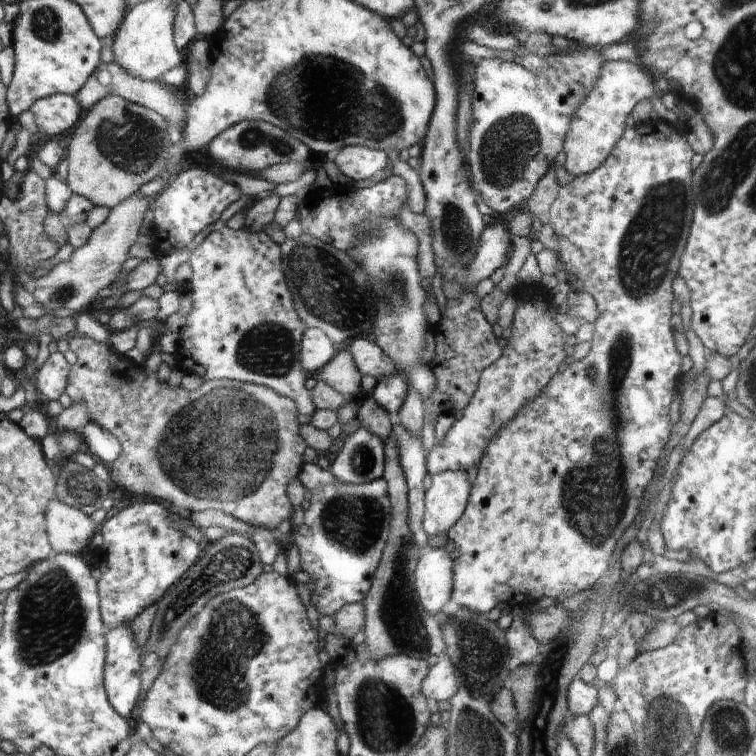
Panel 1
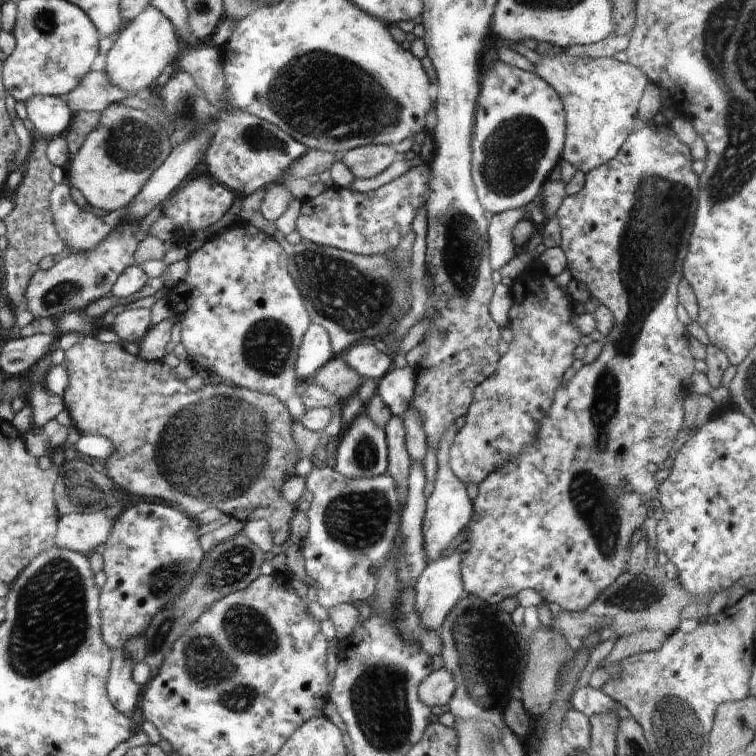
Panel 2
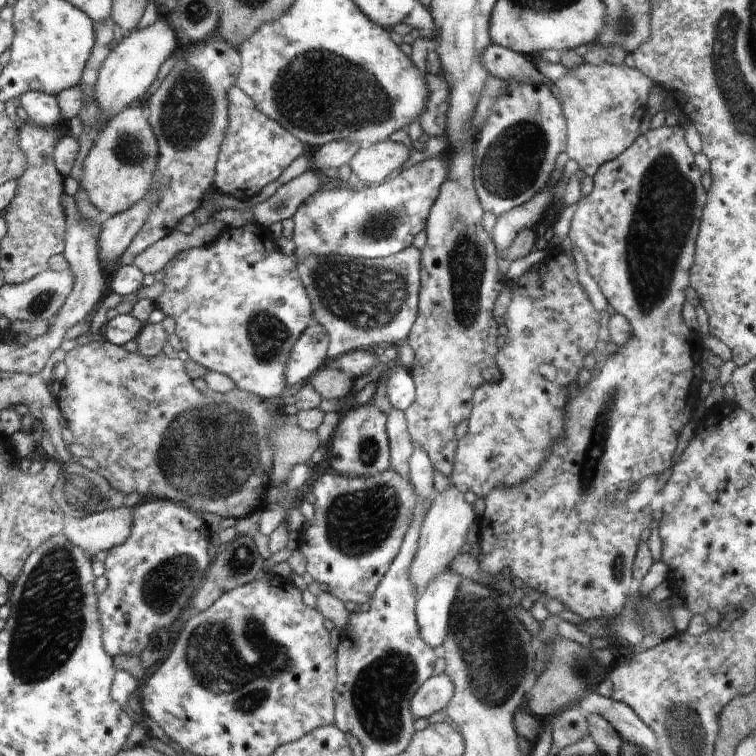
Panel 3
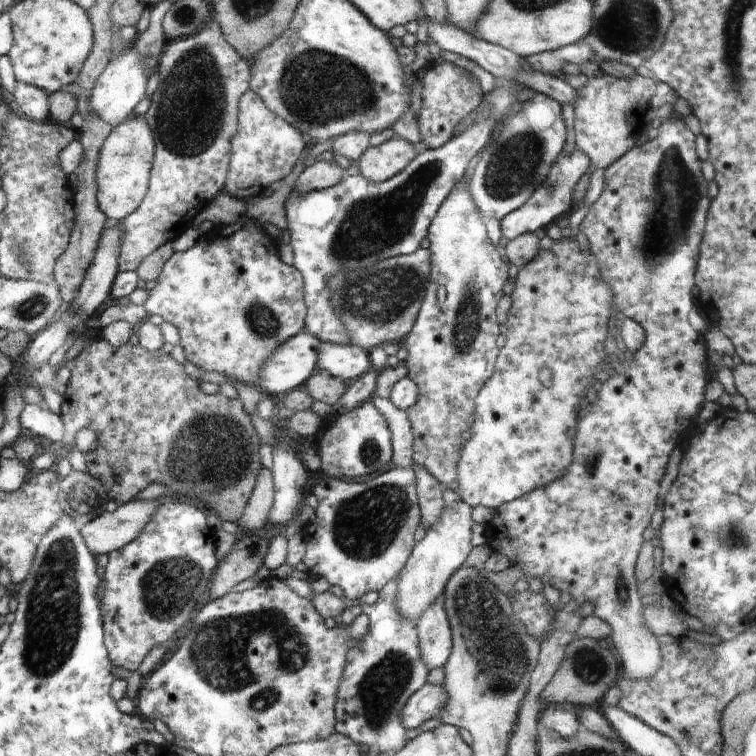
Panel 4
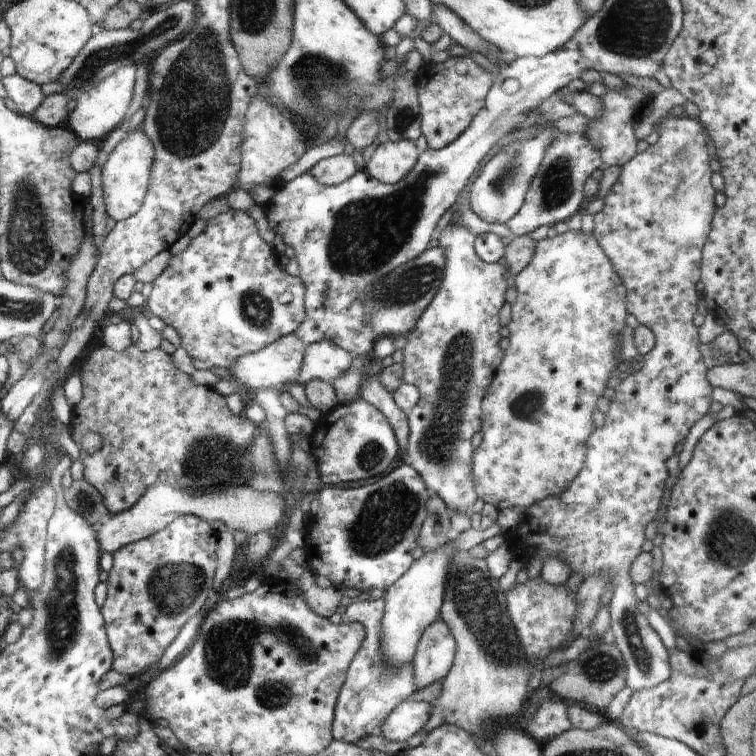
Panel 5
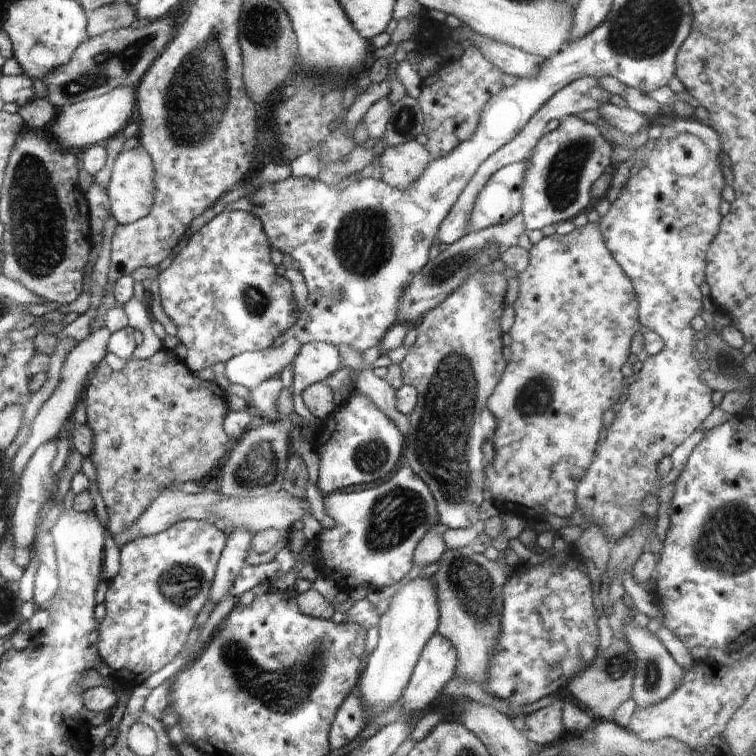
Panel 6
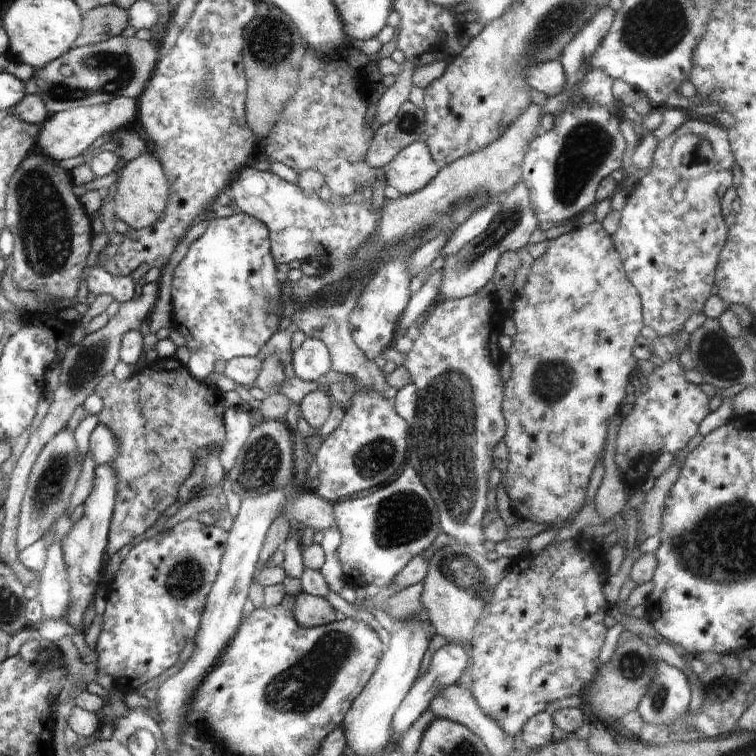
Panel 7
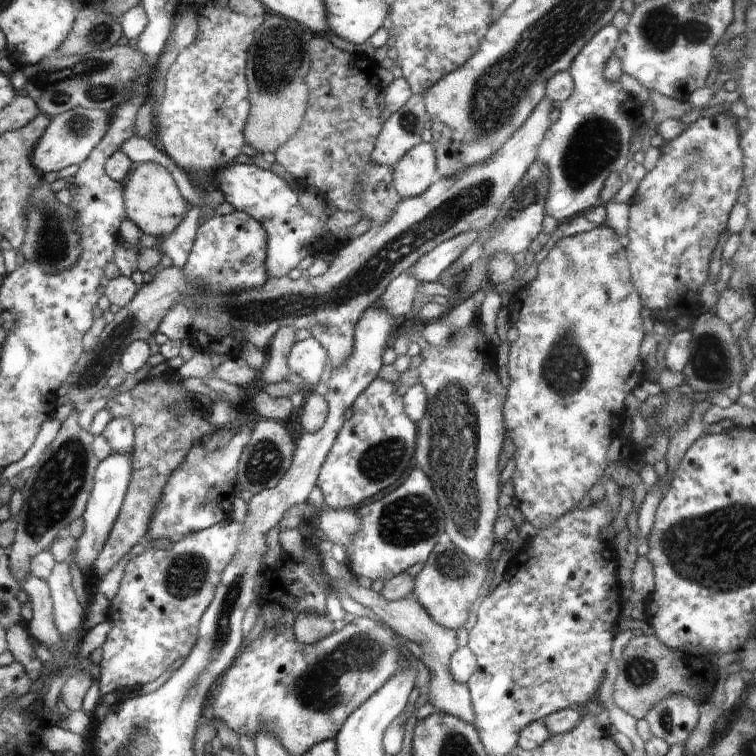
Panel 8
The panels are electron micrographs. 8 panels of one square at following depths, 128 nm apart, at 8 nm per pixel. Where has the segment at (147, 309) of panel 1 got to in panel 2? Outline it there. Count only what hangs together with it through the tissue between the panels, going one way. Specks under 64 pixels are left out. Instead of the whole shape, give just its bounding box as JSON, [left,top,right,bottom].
[108,308,152,343]

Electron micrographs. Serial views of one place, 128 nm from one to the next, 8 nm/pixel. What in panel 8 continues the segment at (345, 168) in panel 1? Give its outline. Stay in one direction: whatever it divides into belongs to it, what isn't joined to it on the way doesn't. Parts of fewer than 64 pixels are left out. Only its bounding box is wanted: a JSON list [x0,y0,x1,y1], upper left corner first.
[392,143,437,197]

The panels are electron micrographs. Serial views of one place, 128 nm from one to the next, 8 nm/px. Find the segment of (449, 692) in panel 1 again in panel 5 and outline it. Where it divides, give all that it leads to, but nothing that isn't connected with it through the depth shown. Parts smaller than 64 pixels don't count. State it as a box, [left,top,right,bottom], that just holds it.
[379,700,432,742]

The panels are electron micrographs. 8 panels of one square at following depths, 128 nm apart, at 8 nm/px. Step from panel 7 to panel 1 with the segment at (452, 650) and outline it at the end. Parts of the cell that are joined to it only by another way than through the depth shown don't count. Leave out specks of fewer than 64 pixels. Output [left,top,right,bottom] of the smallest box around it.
[414,547,454,616]

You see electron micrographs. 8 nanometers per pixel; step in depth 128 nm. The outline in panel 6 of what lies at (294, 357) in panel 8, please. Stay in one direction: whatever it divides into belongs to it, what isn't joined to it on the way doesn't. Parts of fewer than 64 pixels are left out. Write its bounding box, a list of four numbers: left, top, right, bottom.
[291,342,342,424]

